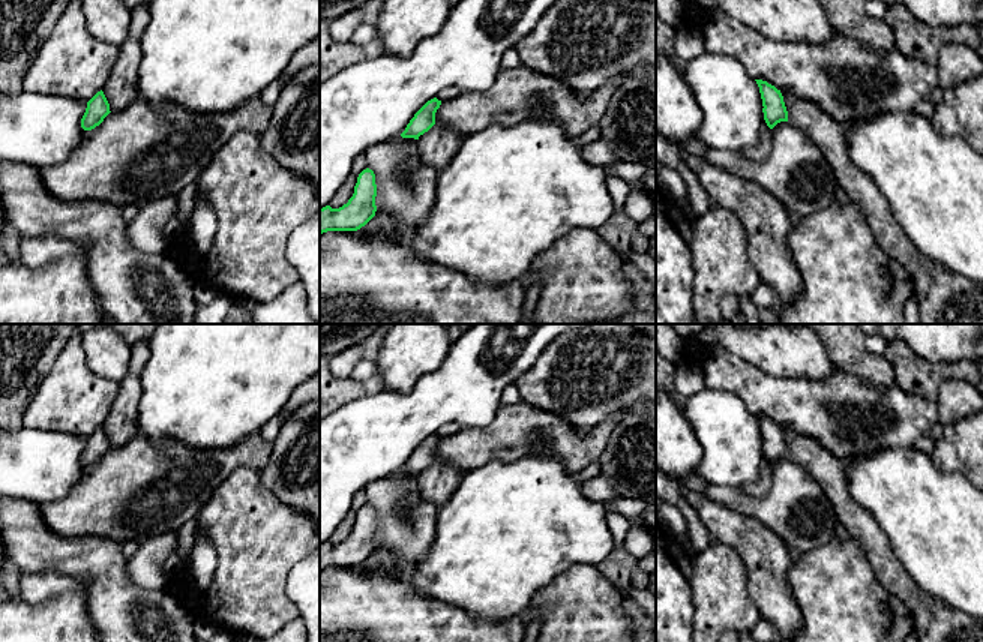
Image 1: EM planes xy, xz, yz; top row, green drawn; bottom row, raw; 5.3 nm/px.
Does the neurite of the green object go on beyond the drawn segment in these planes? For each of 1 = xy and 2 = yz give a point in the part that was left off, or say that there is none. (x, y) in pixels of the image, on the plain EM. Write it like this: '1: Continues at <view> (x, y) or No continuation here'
1: No continuation here
2: No continuation here

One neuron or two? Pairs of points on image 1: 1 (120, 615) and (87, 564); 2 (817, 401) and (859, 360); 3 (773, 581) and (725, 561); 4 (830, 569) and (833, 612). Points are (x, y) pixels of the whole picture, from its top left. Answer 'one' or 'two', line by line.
1: one
2: two
3: two
4: one

